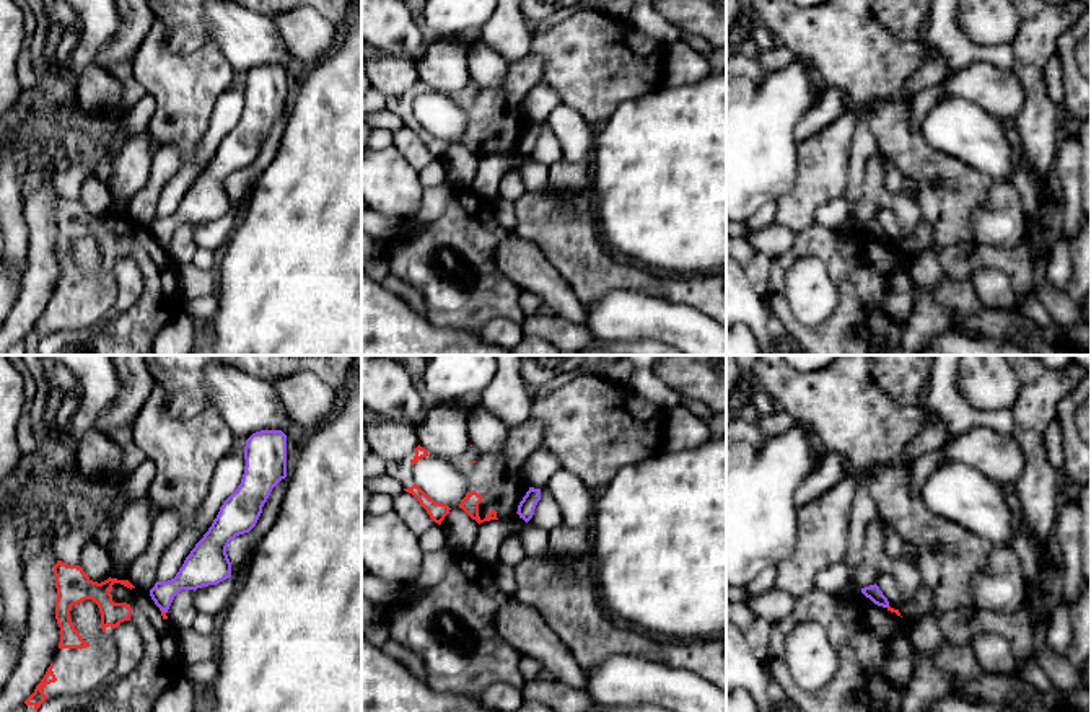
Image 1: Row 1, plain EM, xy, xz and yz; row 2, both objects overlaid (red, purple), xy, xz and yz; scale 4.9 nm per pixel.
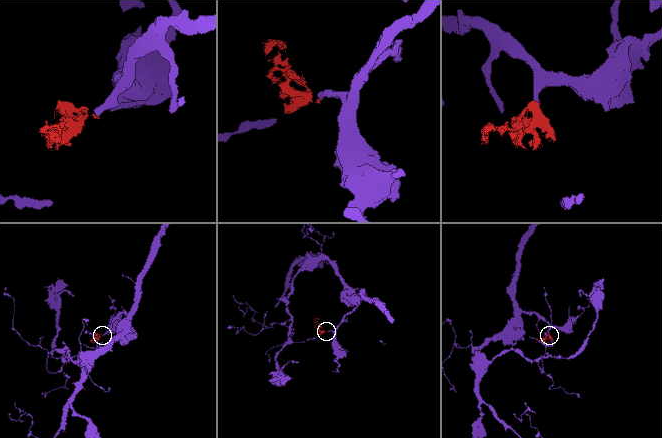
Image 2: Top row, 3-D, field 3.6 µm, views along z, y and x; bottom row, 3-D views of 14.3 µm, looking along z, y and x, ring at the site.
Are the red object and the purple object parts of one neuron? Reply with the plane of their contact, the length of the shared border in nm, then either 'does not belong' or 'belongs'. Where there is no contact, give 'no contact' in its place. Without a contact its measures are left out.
meets red in xy; contact 40 nm long; does not belong

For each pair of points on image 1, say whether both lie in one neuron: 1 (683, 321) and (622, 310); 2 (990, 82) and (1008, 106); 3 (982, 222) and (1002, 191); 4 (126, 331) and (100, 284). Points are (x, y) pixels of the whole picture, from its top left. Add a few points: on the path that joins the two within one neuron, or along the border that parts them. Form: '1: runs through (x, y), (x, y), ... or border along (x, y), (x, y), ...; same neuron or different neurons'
1: runs through (668, 321), (637, 315); same neuron
2: runs through (992, 88), (1003, 100); same neuron
3: runs through (990, 214), (1002, 199); same neuron
4: runs through (113, 323), (100, 310), (100, 297); same neuron

